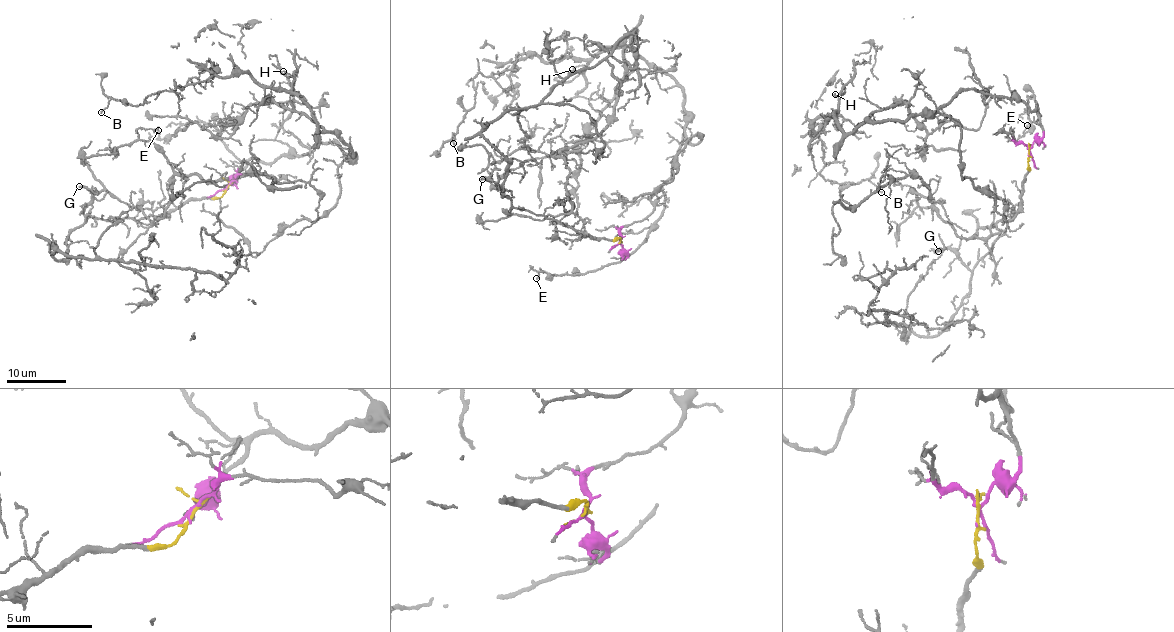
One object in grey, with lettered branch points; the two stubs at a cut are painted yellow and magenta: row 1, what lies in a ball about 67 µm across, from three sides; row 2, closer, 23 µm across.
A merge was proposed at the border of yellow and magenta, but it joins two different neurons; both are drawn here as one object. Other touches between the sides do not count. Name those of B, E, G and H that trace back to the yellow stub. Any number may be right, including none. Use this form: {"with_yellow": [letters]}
{"with_yellow": ["G"]}

